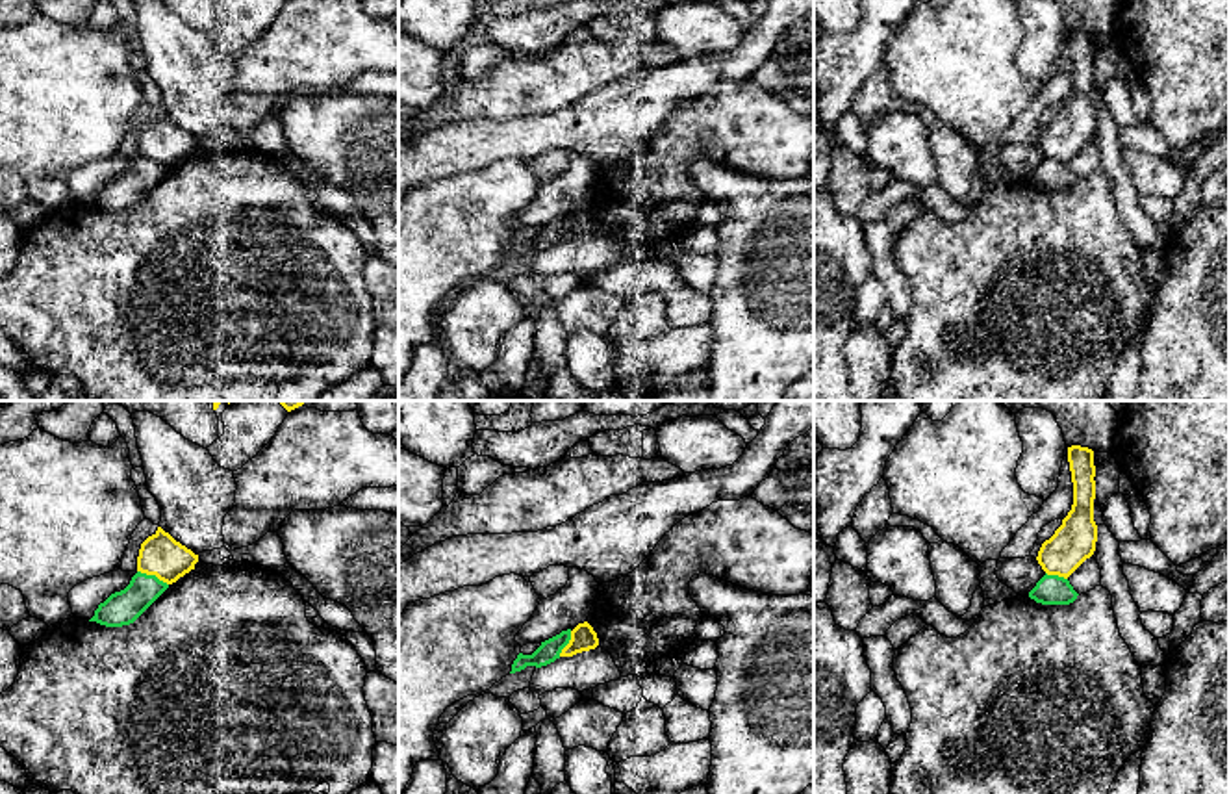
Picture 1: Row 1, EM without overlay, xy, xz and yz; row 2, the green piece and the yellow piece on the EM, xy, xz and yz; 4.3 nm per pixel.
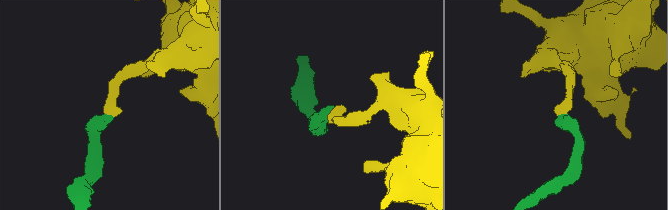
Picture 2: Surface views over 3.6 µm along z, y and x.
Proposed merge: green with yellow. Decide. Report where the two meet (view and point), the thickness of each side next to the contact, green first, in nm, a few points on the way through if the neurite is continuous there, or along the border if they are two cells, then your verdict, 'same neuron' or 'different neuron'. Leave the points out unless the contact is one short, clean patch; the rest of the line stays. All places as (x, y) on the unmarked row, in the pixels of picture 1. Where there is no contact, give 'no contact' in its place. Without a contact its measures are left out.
contact xy (152, 160); calibres 150 and 180 nm; border xy (138, 154), (156, 160), (167, 169); different neuron

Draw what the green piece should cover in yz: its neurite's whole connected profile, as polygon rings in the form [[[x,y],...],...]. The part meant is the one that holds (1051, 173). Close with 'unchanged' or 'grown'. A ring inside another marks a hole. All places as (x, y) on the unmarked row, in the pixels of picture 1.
[[[1047,158],[1029,176],[1029,182],[1042,189],[1070,189],[1077,180],[1068,163]]] | unchanged

